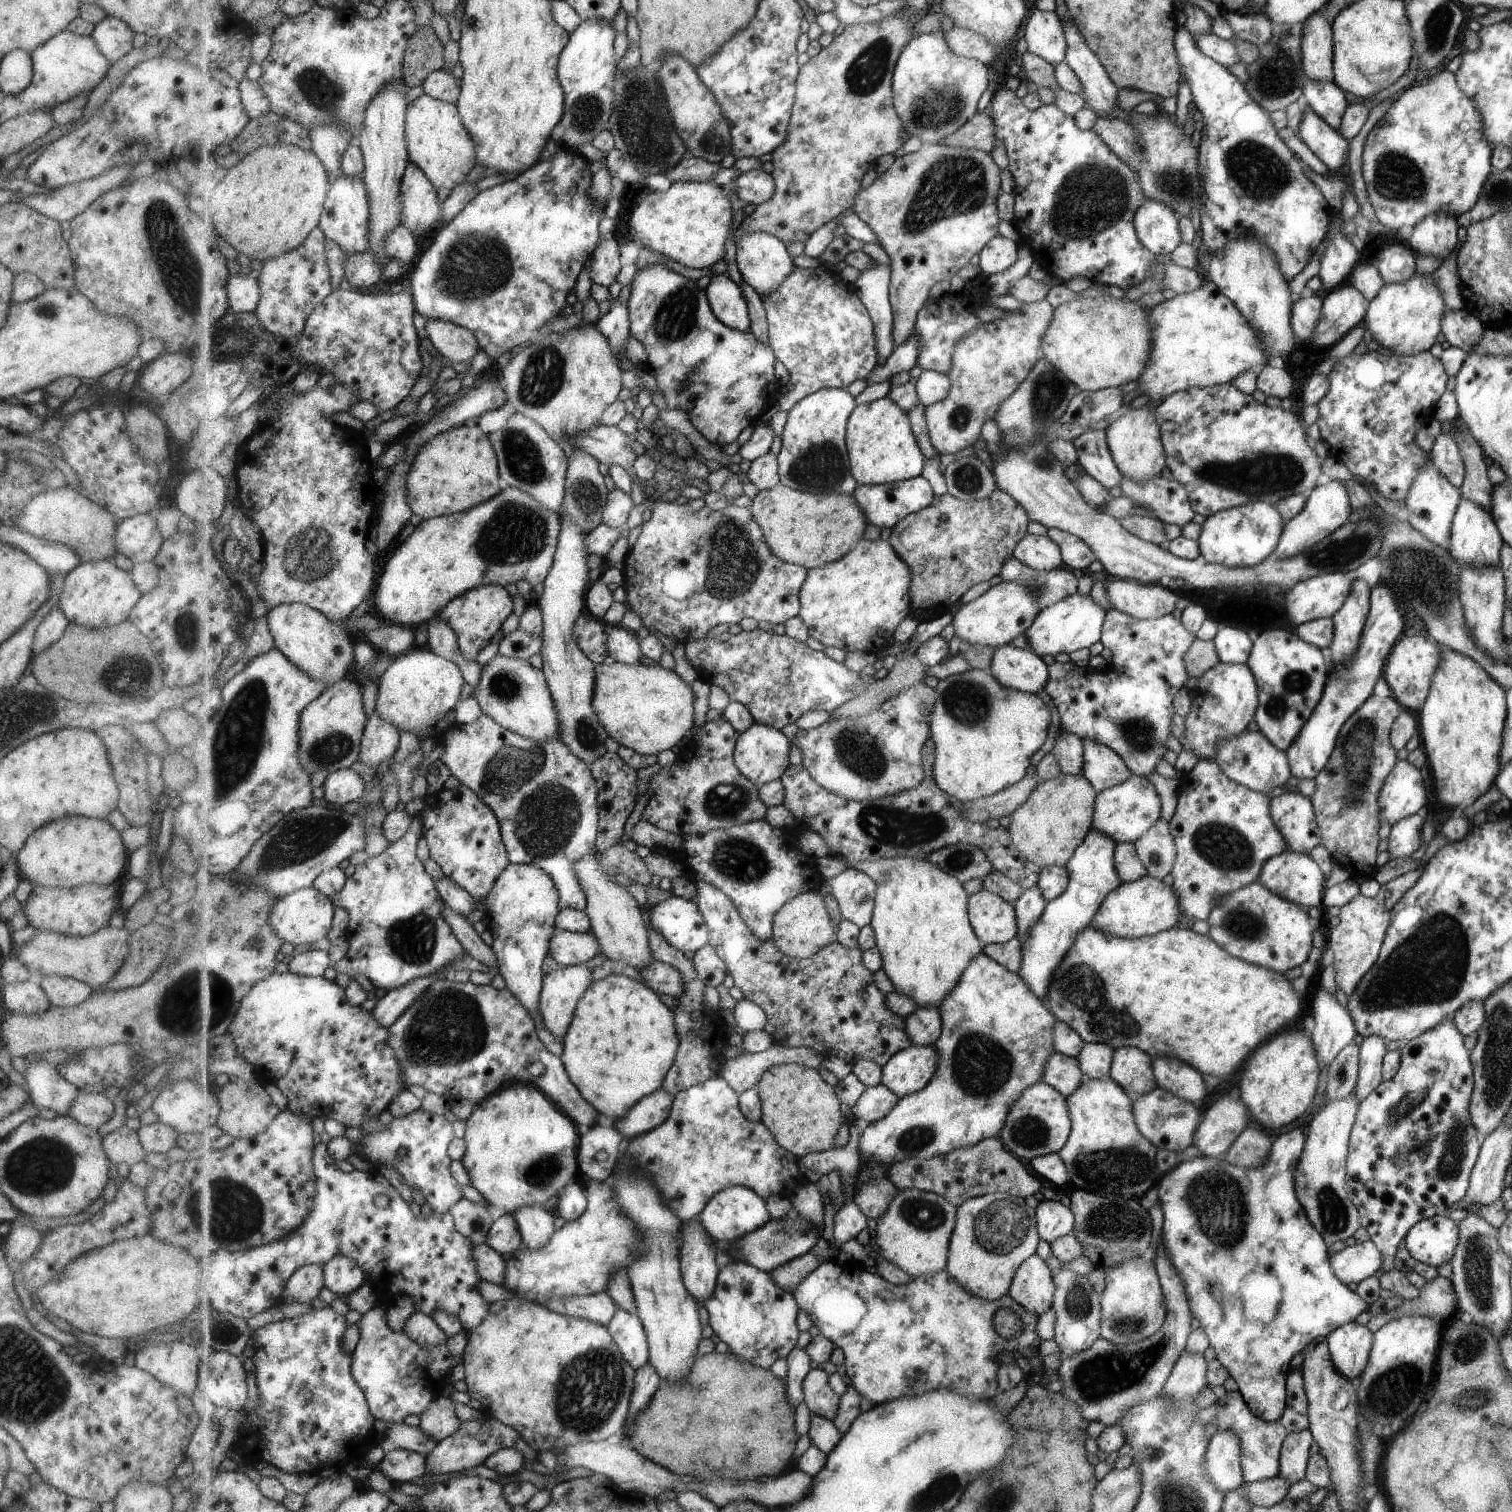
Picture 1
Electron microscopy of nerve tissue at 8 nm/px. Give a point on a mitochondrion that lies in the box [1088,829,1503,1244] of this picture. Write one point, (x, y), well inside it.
(1426, 967)

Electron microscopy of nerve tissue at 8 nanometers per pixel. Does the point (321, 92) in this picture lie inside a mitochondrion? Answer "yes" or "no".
yes

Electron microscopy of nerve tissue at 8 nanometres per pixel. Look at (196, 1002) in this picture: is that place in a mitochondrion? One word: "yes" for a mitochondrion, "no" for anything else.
yes

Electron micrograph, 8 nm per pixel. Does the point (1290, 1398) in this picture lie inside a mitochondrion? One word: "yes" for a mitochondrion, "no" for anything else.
no

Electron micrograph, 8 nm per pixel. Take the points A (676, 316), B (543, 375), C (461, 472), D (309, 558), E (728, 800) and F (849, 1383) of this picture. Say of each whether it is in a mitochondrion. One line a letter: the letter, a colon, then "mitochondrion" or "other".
A: mitochondrion
B: mitochondrion
C: other
D: mitochondrion
E: mitochondrion
F: other

